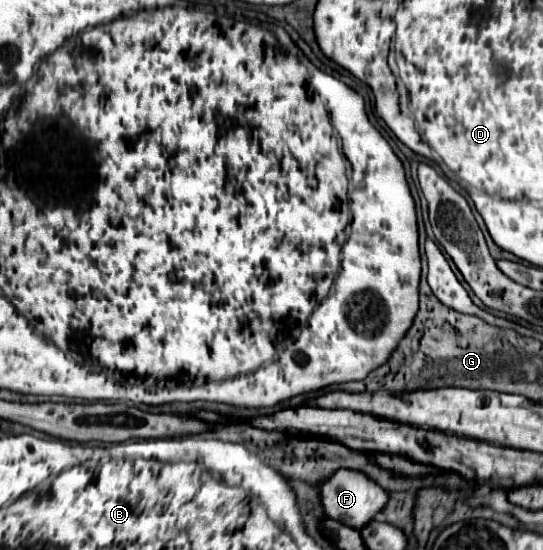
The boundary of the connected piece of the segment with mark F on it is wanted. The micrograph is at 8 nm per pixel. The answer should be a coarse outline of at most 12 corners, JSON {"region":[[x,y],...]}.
{"region":[[357,471],[319,487],[327,517],[357,531],[389,501]]}

